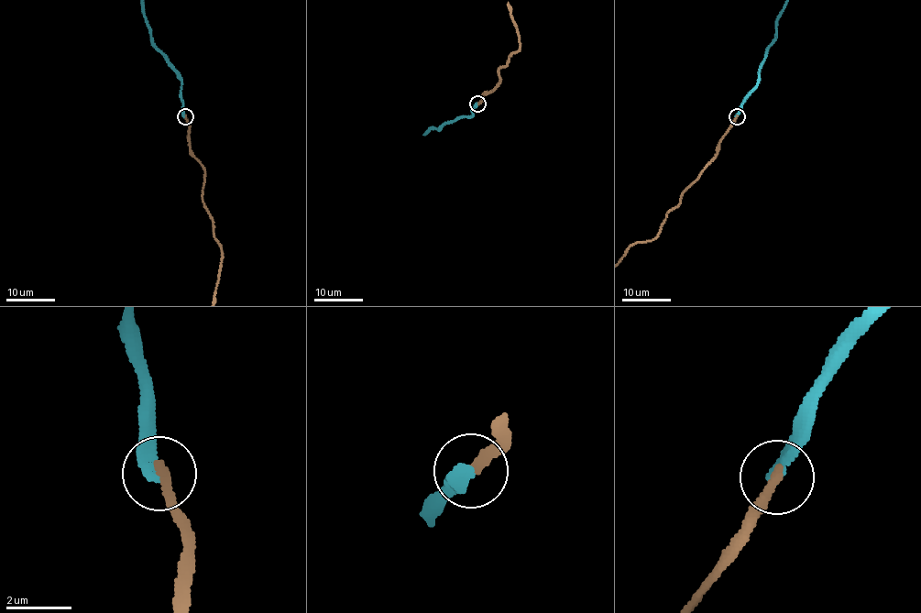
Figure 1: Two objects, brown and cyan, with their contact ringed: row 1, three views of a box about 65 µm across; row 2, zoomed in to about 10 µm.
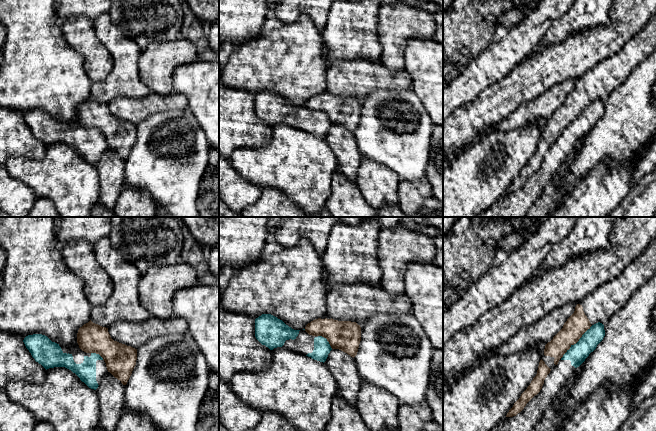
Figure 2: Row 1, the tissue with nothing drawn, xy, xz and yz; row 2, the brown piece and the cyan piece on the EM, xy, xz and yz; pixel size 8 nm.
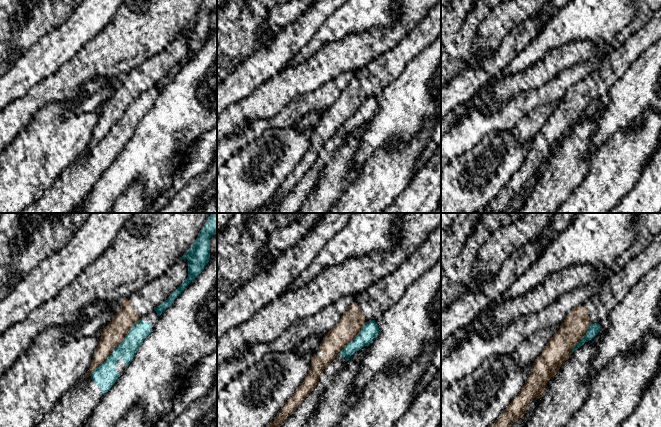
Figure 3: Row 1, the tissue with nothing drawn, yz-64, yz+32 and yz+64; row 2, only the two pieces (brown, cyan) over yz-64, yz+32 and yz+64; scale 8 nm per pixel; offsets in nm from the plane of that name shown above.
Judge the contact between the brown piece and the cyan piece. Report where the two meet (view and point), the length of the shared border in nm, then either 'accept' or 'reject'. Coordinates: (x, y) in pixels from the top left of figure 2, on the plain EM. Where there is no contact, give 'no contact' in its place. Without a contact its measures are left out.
yz (576, 118) | 380 nm | reject

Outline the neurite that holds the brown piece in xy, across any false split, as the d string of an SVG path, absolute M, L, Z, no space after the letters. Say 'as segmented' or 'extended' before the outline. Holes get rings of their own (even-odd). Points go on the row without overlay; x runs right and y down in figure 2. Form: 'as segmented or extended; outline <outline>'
as segmented; outline M91 96L79 104L79 124L86 129L99 130L106 139L108 148L126 161L136 141L137 125L114 117L108 104Z

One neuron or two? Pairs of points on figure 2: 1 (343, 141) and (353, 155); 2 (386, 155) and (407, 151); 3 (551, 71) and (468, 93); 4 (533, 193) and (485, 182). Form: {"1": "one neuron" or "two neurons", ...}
{"1": "one neuron", "2": "one neuron", "3": "two neurons", "4": "two neurons"}

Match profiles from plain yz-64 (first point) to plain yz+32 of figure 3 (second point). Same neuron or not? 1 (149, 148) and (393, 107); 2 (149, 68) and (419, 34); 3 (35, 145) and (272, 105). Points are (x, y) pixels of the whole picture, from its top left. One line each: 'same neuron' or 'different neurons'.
1: same neuron
2: same neuron
3: different neurons

